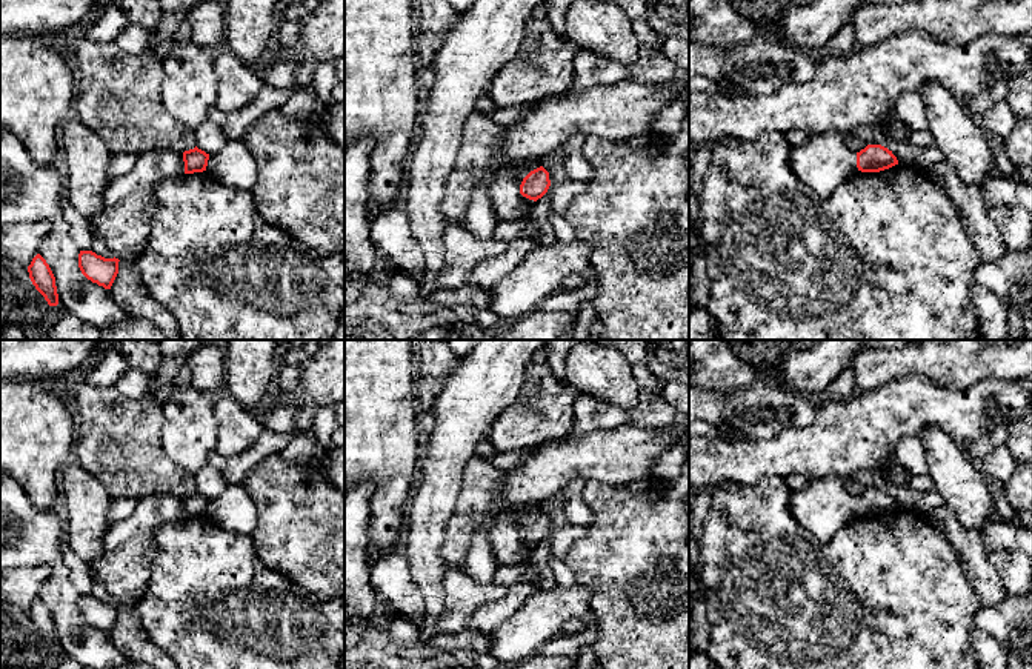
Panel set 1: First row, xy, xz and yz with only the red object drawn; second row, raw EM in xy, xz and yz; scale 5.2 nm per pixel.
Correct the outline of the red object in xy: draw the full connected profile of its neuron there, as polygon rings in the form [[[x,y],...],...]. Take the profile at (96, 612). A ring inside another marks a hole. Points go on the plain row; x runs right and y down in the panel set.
[[[80,595],[78,598],[78,612],[82,618],[105,634],[111,634],[118,618],[118,606],[120,604],[115,601],[105,603],[92,595]]]

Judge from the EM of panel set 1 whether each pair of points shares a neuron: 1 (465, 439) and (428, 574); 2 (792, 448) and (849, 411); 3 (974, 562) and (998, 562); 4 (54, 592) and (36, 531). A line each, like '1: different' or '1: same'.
1: same
2: same
3: different
4: same

